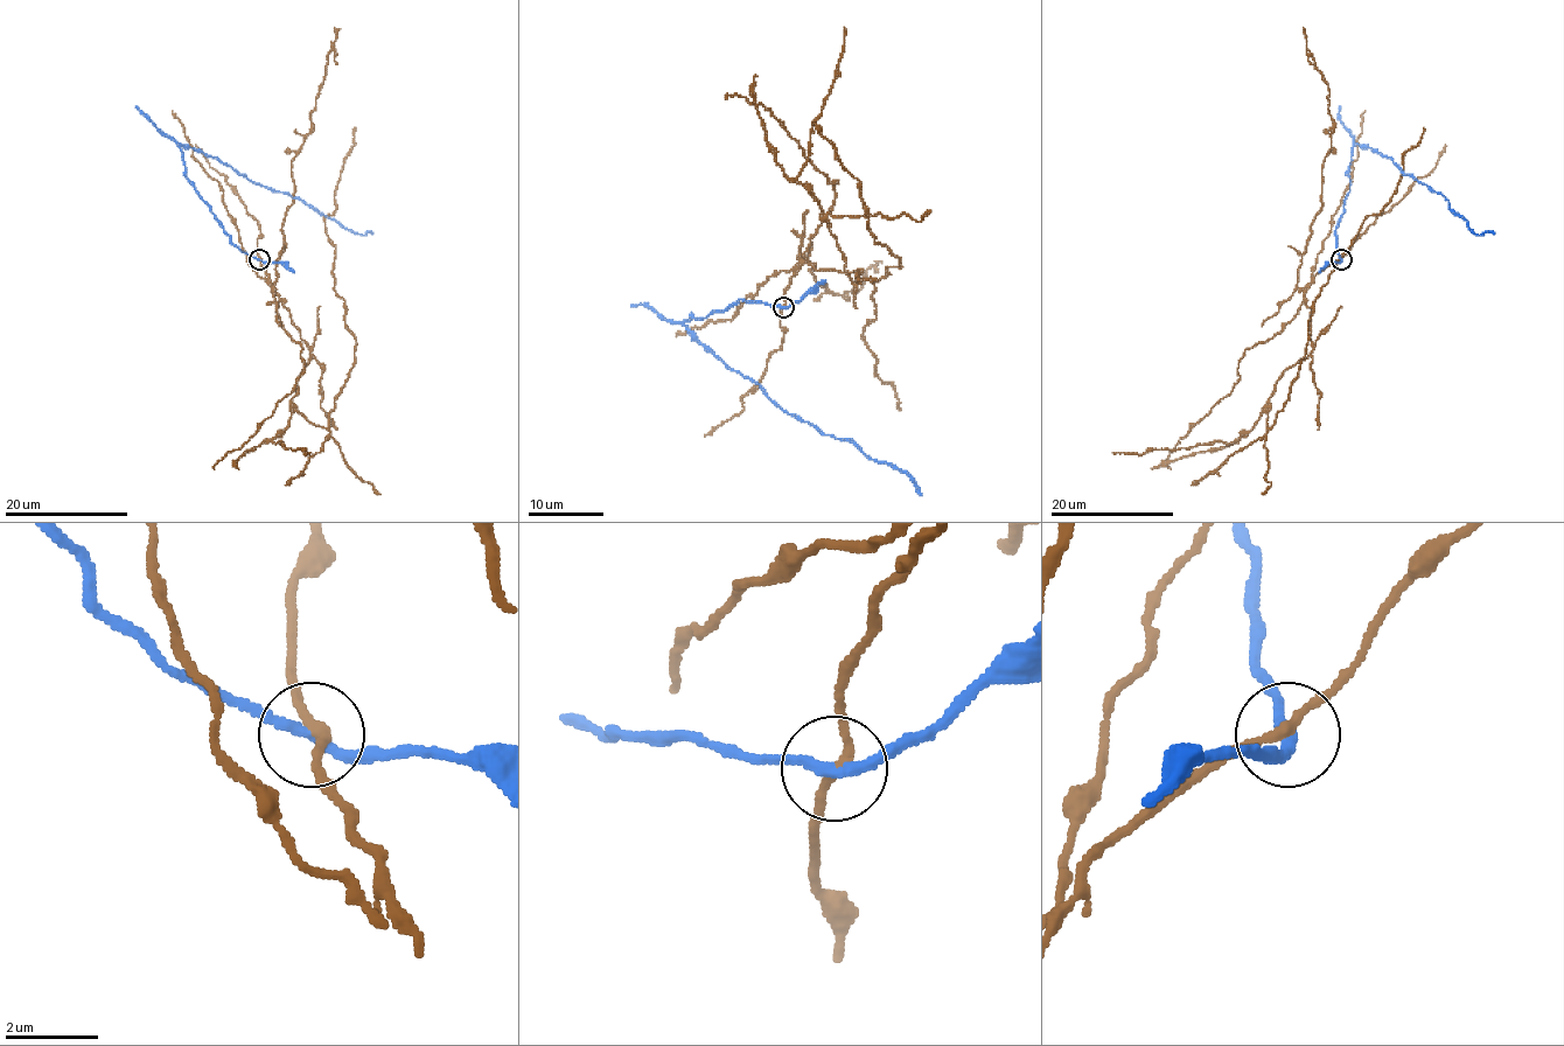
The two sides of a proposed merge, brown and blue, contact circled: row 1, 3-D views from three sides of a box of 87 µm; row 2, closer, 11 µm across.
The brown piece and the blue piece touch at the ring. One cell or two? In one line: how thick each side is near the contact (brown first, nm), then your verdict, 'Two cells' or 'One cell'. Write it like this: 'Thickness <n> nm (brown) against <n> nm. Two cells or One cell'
Thickness 200 nm (brown) against 200 nm. Two cells

